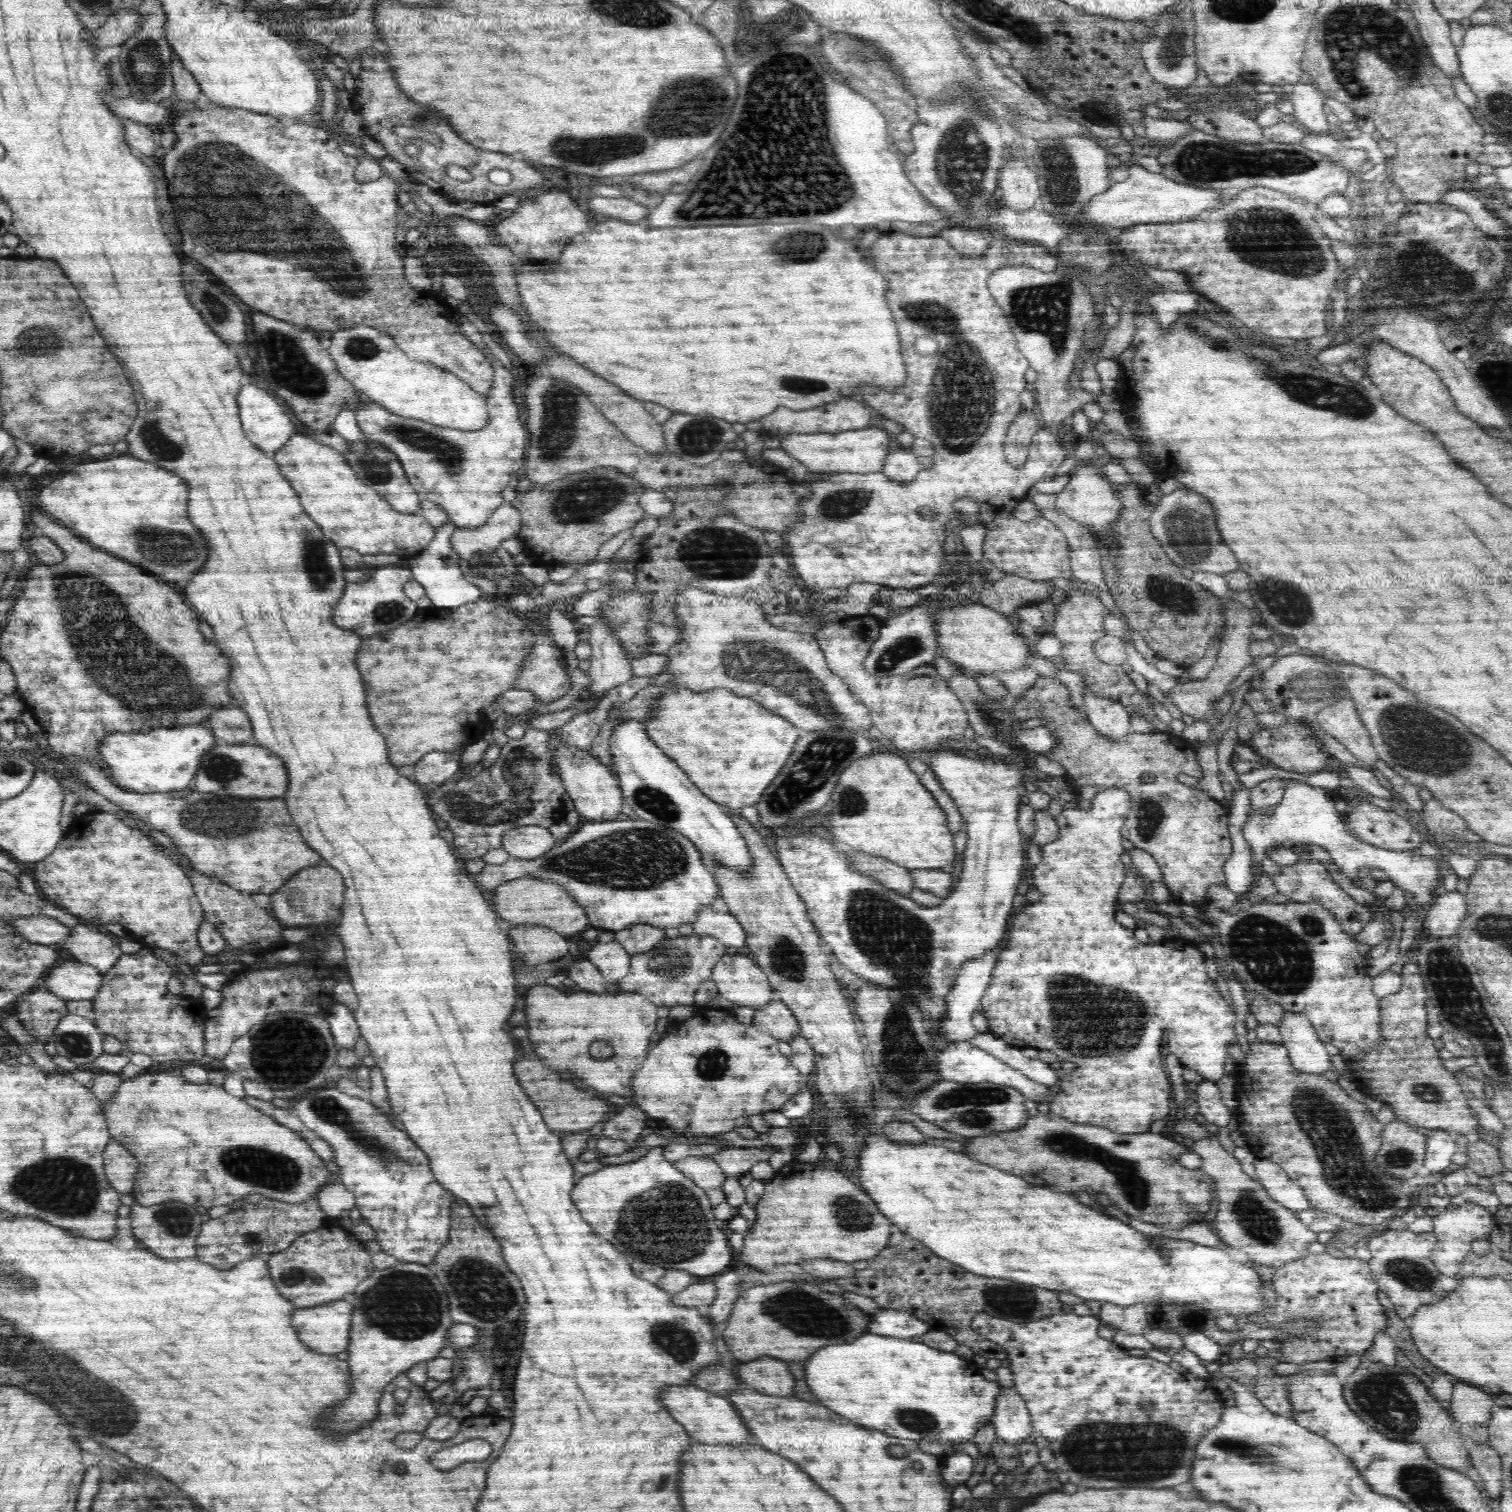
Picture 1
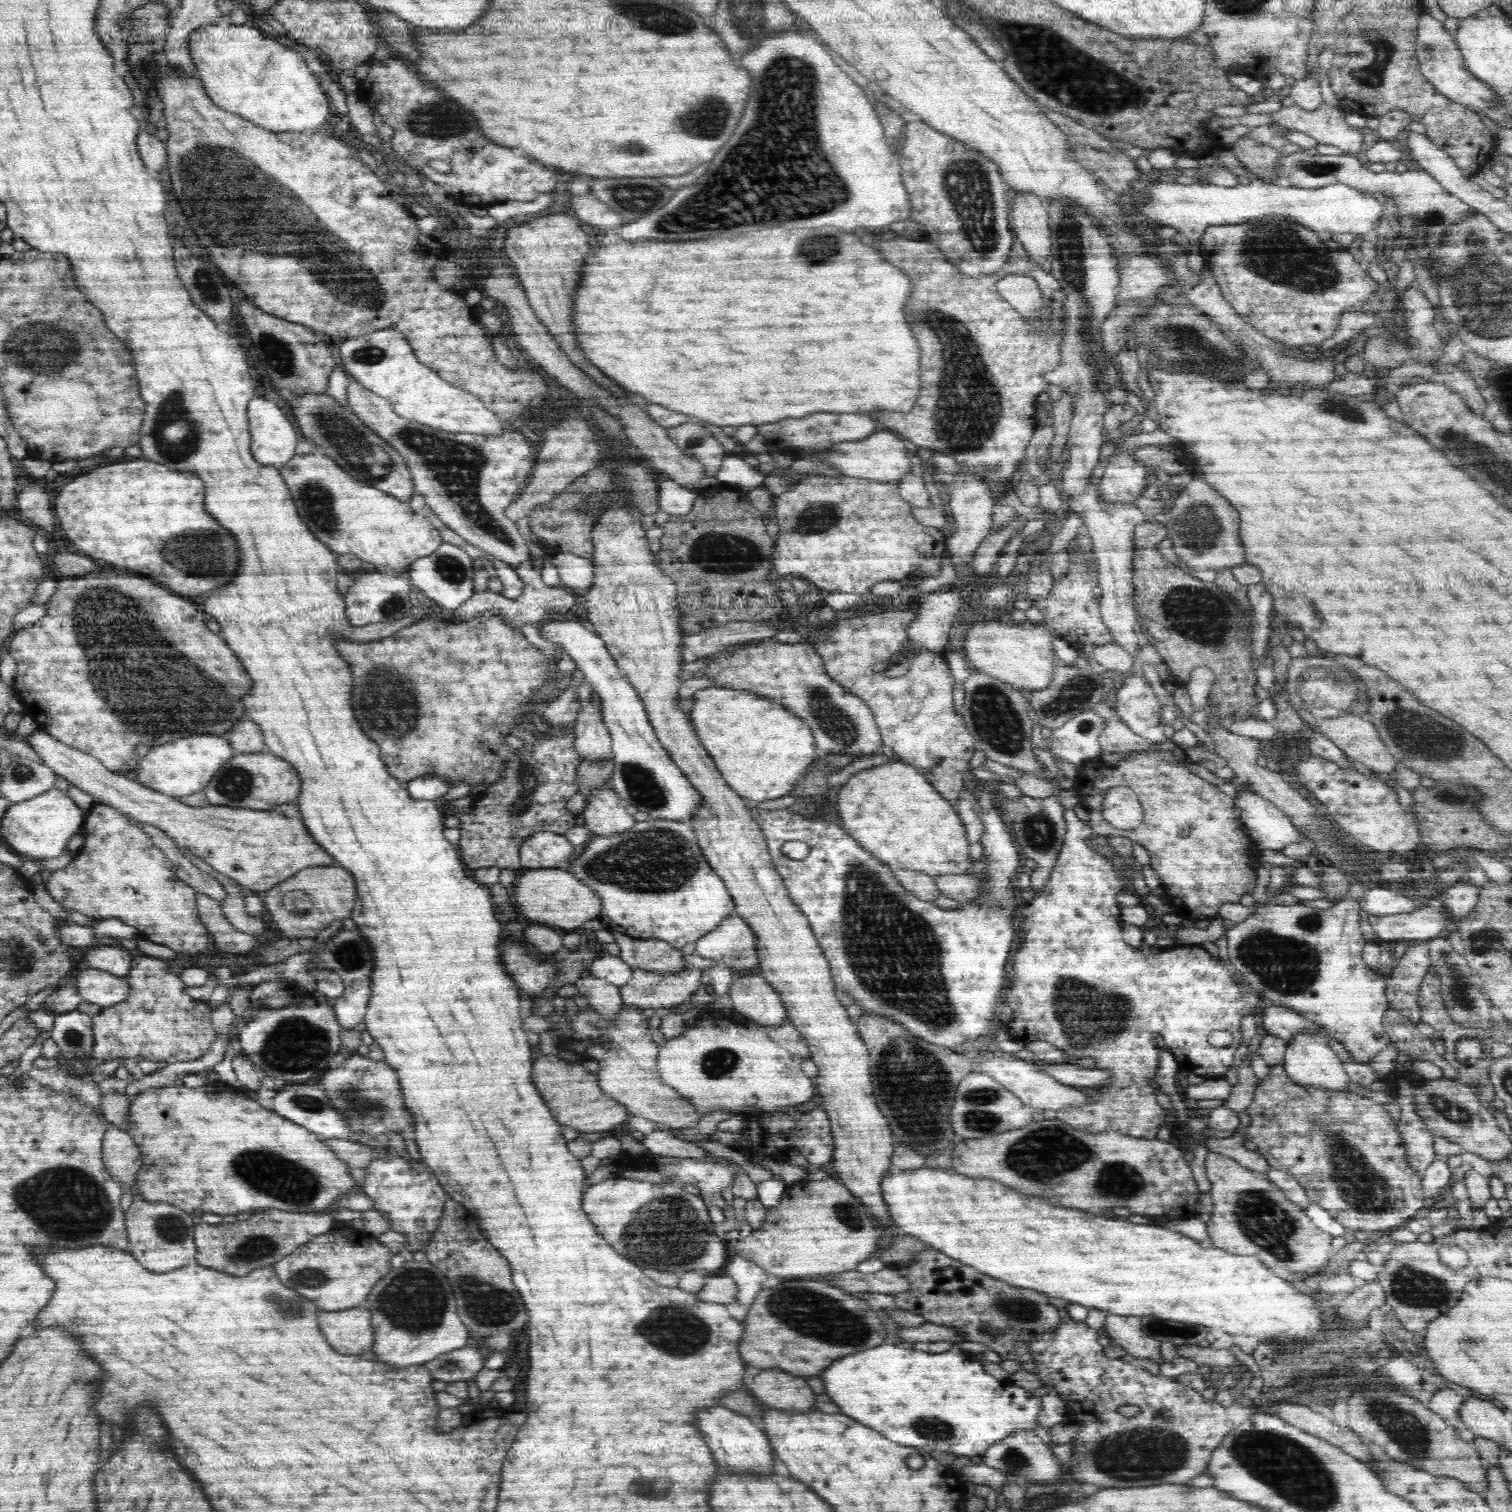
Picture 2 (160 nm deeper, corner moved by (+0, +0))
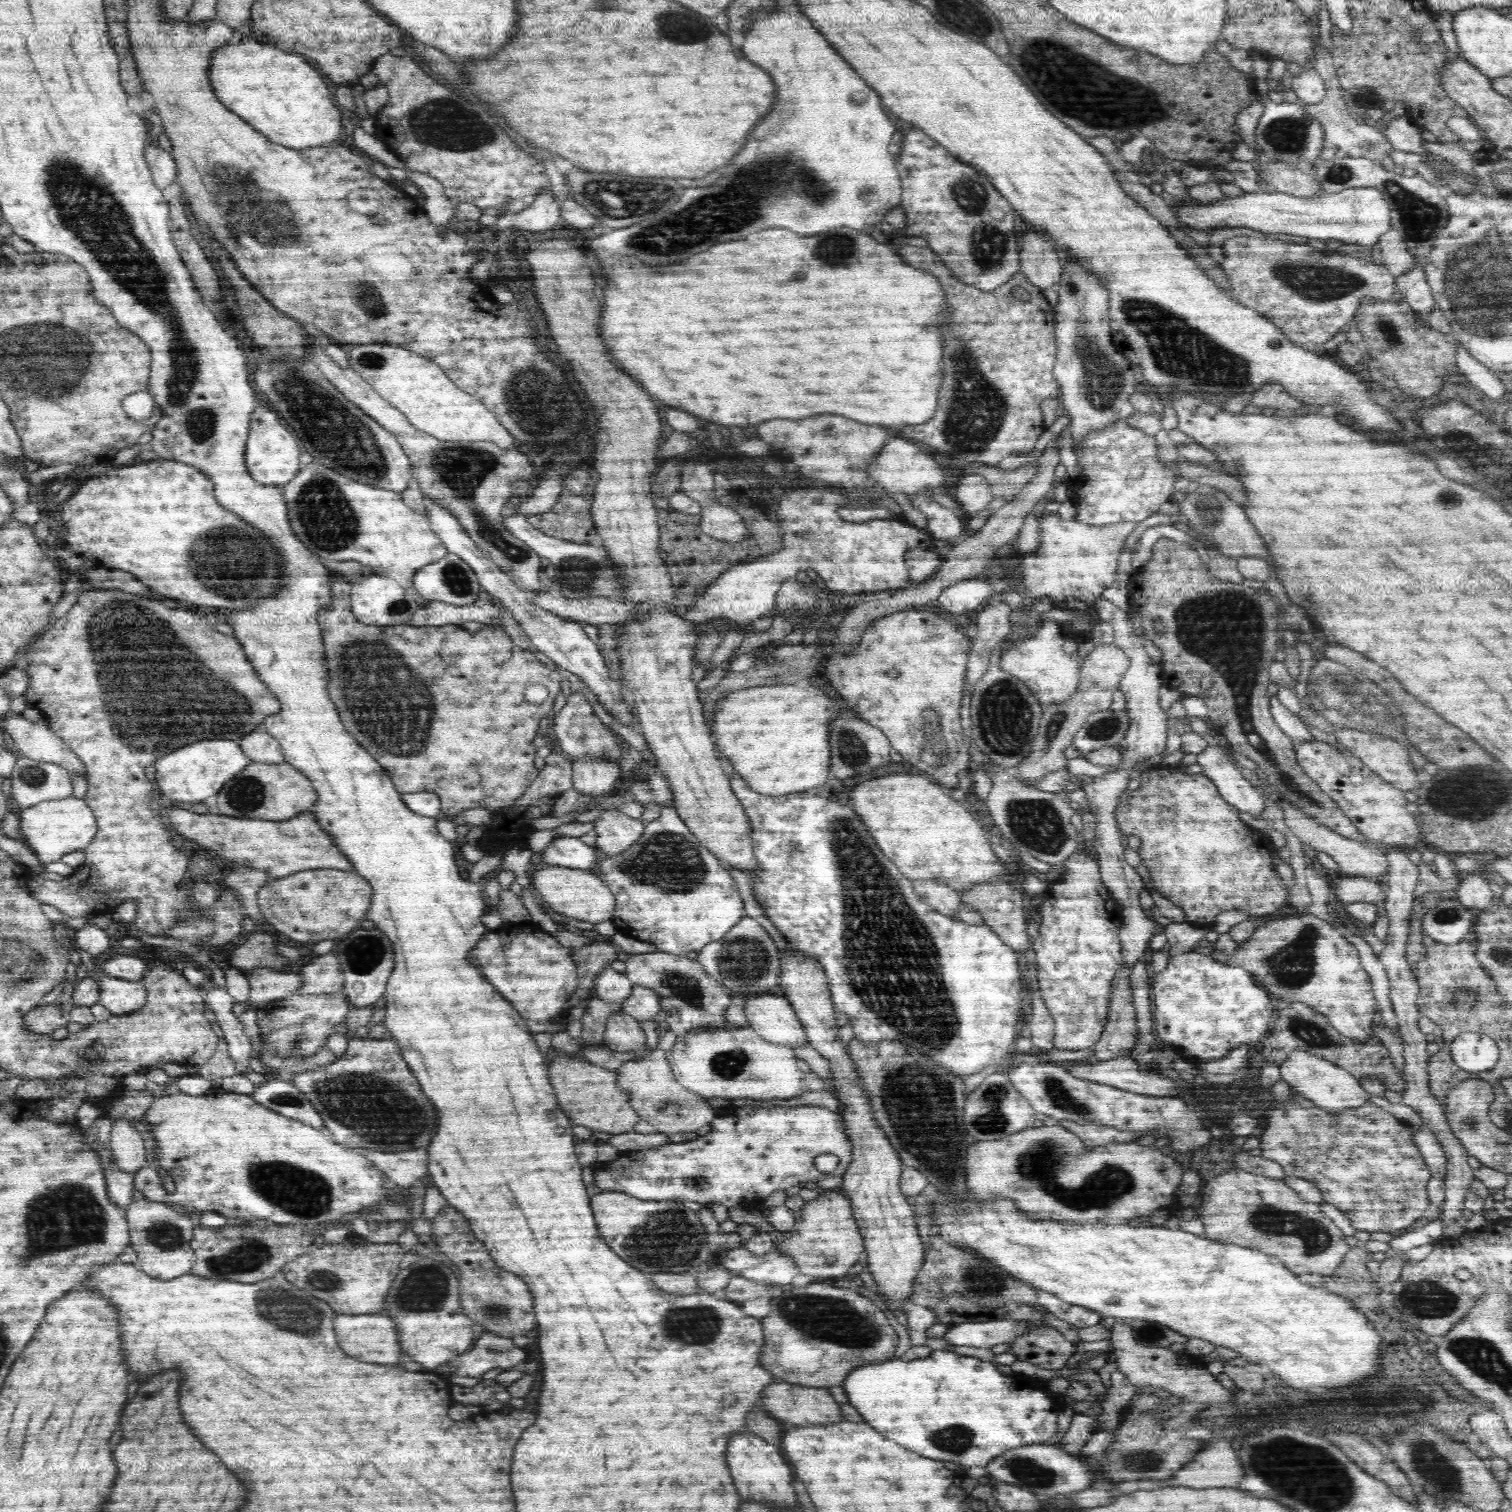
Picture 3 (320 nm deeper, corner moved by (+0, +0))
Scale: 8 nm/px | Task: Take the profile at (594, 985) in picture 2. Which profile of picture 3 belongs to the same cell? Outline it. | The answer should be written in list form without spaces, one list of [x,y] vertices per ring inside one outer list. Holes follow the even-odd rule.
[[[614,1012],[606,1020],[602,1044],[616,1052],[640,1052],[646,1046],[646,1034],[635,1018]]]

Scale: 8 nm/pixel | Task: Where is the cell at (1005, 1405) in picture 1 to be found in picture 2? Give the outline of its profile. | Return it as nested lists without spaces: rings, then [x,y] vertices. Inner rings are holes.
[[[1014,1430],[1012,1434],[996,1442],[996,1446],[990,1446],[982,1458],[986,1466],[995,1468],[1007,1476],[1013,1476],[1018,1482],[1026,1480],[1038,1484],[1054,1484],[1062,1478],[1062,1467],[1060,1467],[1062,1464],[1034,1430]]]

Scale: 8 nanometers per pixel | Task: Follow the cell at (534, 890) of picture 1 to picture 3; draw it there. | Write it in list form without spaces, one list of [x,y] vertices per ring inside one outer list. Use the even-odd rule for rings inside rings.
[[[554,865],[542,866],[540,872],[536,872],[534,878],[531,878],[531,884],[534,884],[536,892],[540,892],[540,898],[544,898],[544,902],[562,916],[597,924],[611,920],[616,908],[612,891],[592,871]]]

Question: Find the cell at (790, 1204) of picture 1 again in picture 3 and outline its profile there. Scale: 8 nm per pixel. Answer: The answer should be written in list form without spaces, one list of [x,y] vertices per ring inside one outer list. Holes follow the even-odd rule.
[[[822,1192],[814,1204],[806,1204],[802,1218],[794,1222],[792,1230],[786,1230],[786,1238],[780,1248],[796,1261],[796,1268],[806,1276],[834,1280],[847,1275],[856,1262],[863,1262],[864,1237],[853,1217],[851,1201],[842,1192]]]

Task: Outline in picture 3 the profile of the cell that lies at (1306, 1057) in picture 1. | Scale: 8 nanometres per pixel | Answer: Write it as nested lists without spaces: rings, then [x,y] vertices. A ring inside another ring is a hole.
[[[1293,1050],[1280,1065],[1281,1077],[1295,1089],[1297,1094],[1314,1102],[1316,1106],[1328,1111],[1346,1110],[1371,1102],[1370,1094],[1362,1088],[1360,1081],[1347,1070],[1342,1070],[1334,1062],[1311,1051]]]

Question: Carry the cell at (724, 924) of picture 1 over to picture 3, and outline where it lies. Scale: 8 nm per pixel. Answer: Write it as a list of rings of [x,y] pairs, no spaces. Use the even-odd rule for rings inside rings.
[[[742,917],[722,938],[706,944],[698,952],[696,960],[714,981],[722,986],[726,986],[732,995],[741,996],[744,994],[774,993],[778,991],[778,982],[780,982],[780,951],[774,945],[774,941],[772,941],[766,929],[754,918]]]

